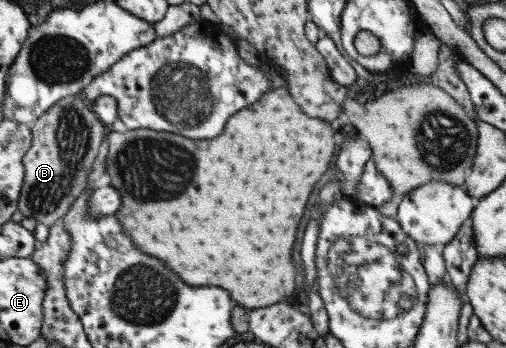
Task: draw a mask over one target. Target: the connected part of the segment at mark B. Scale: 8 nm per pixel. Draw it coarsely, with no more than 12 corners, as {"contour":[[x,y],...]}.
{"contour":[[82,93],[29,126],[17,207],[47,229],[107,133]]}

